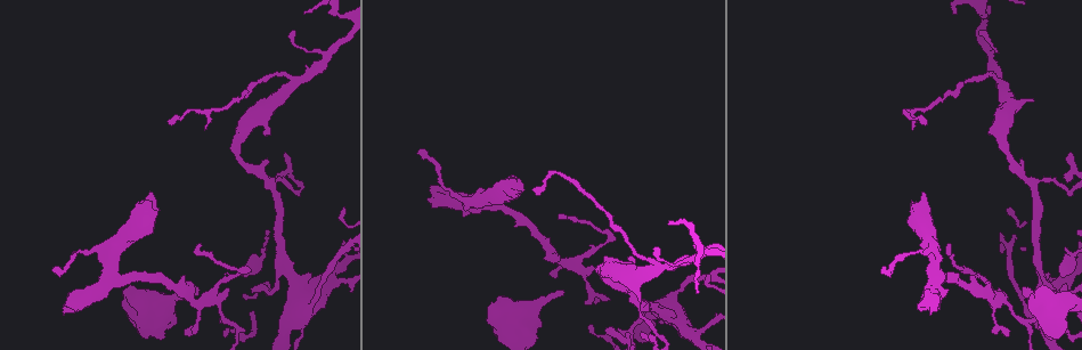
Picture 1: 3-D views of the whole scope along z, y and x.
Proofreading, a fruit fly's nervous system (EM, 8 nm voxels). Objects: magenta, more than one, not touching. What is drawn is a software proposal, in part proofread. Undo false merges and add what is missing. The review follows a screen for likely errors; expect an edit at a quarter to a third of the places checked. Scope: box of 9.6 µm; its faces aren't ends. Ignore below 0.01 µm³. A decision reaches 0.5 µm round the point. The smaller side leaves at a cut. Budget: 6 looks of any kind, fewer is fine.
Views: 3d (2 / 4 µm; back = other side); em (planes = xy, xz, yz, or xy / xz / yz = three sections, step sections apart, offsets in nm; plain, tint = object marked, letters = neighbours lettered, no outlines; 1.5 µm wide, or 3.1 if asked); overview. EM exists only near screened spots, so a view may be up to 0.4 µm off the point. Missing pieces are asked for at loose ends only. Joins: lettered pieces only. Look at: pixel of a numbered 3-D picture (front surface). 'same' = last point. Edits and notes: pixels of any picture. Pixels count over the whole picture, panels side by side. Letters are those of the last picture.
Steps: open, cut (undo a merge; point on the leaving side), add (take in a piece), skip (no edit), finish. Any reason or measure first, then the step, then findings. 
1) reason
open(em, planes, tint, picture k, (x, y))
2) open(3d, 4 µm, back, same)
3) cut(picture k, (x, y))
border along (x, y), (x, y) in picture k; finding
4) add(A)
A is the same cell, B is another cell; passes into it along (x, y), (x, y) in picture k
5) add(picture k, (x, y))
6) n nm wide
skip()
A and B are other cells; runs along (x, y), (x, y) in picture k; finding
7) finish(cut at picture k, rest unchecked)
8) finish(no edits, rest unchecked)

thick end
open(3d, 4 µm, picture 1, (122, 291))

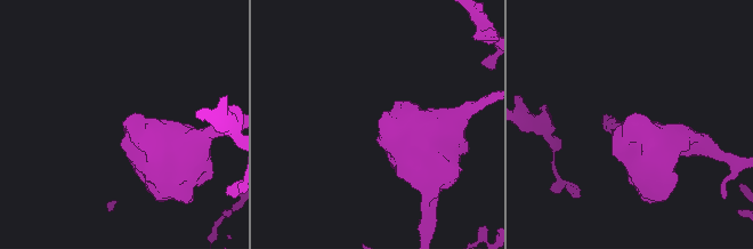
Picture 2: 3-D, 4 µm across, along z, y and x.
need the tissue
open(em, planes, letters, picture 2, (382, 119))

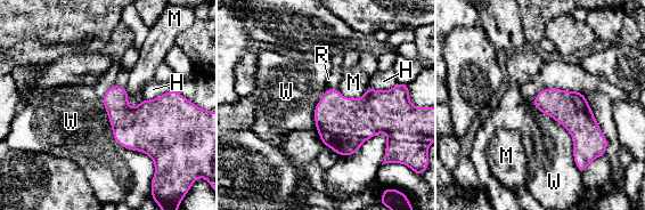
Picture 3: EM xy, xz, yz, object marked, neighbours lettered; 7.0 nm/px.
W touches over 600 nm
skip()
H, M, R and W are other cells; border along (100, 98), (113, 138), (155, 166) in picture 3; no lettered piece goes on from it

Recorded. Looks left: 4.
an open end
open(em, xy, step 8, tint, picture 1, (950, 244))

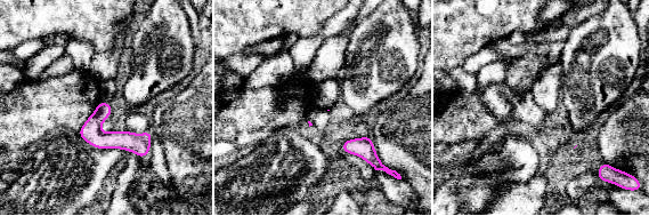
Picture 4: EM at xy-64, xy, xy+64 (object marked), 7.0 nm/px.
open(em, planes, letters, same)

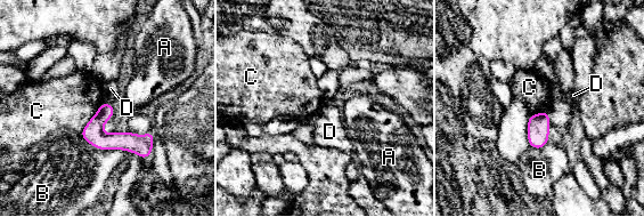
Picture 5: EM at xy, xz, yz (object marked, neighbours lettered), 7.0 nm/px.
skip()
A, B, C and D are other cells; runs along (83, 134), (136, 143), (148, 153) in picture 5; none of them fits

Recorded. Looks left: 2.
three-way junction
open(em, planes, letters, picture 1, (272, 184))

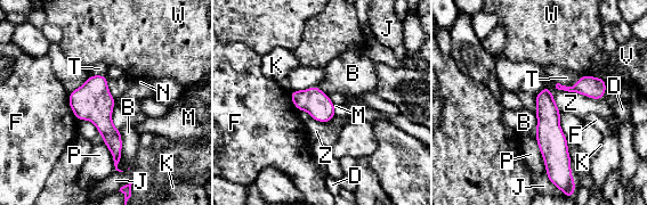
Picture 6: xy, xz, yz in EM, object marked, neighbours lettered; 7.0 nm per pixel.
skip()
B, D, F, J, K, M, N, P, T, V, W and Z are other cells; runs along (546, 90), (552, 169) in picture 6; continuous, no second neuron

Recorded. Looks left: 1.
finish(no edits, rest unchecked)

